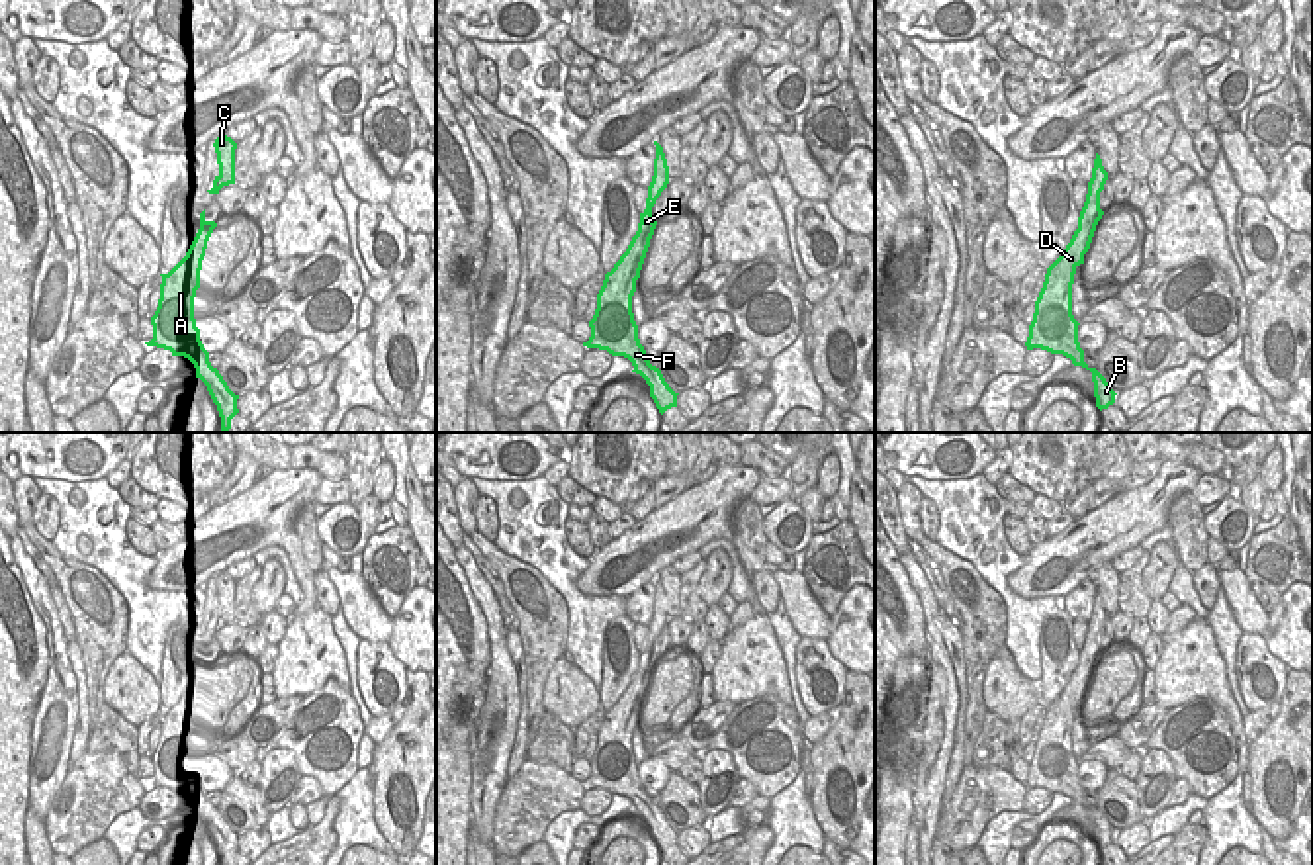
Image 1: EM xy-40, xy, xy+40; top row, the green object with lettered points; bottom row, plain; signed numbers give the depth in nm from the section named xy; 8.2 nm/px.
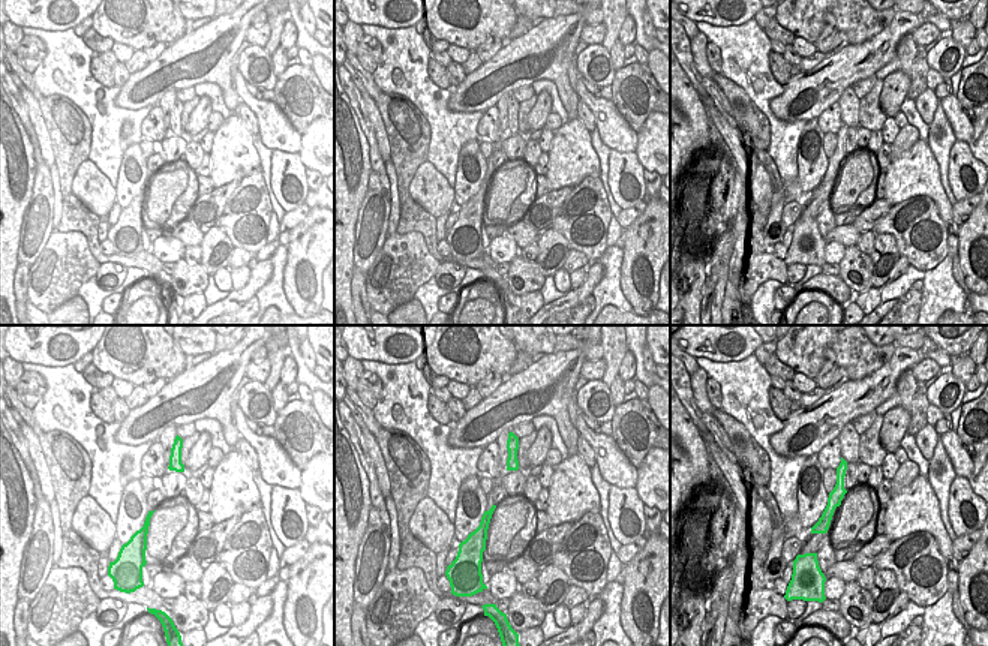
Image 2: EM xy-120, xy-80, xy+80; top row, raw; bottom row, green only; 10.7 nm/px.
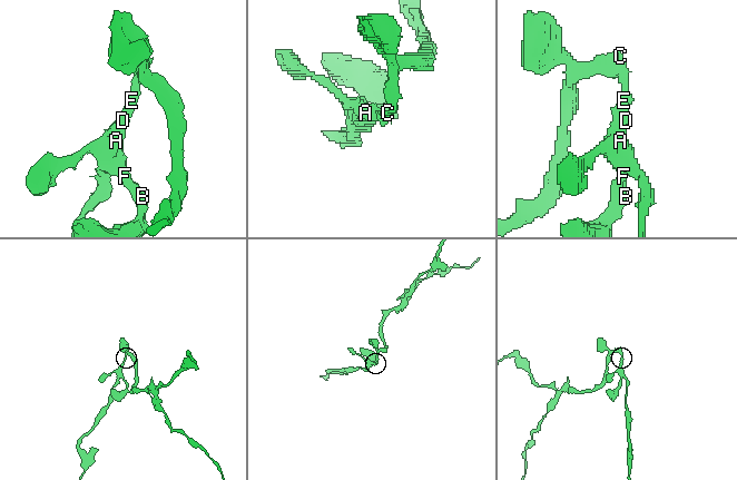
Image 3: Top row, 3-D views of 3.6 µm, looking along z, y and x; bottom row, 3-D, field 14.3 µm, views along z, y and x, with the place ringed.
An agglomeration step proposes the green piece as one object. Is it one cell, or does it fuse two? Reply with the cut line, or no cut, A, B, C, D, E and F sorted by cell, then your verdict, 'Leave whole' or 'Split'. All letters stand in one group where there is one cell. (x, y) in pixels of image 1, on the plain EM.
Split along xy-40 (218, 593), (226, 623). Groups: A B D E F / C. Split

